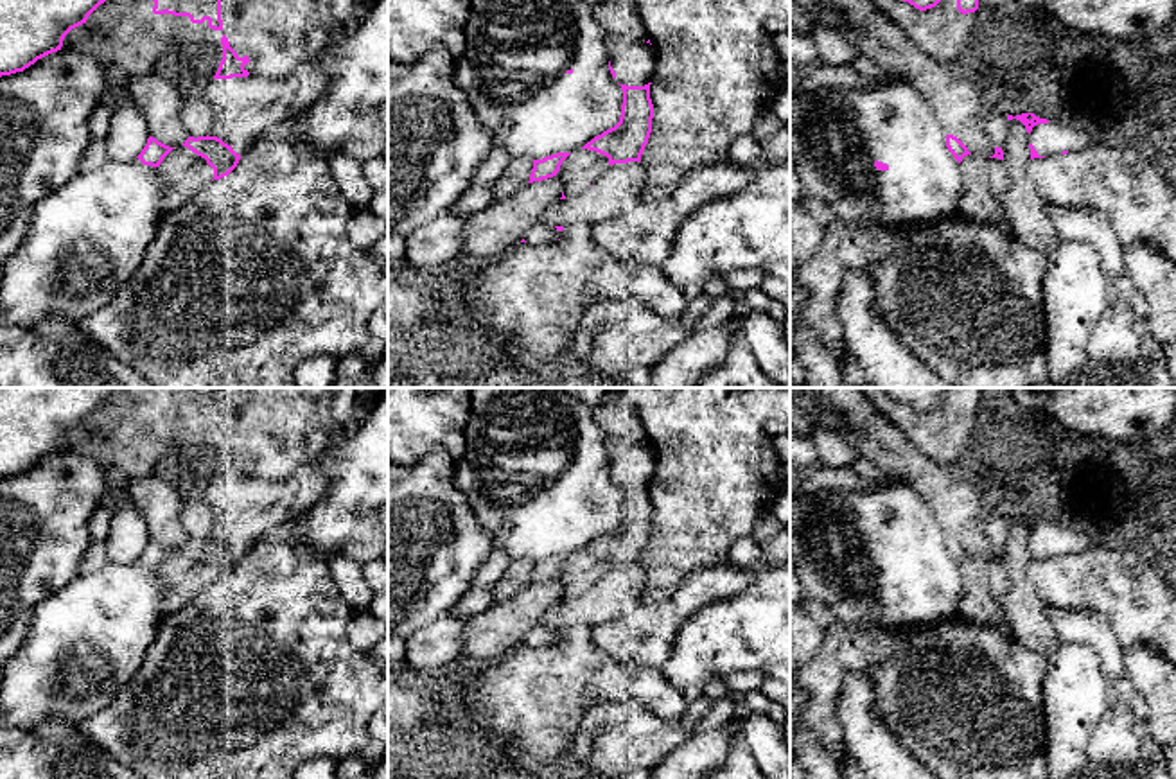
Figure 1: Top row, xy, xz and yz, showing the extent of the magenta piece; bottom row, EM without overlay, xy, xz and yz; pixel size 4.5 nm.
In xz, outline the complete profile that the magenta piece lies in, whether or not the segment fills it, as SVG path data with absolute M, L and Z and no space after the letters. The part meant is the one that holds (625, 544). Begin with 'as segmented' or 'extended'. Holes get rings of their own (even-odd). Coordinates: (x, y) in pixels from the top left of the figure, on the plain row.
as segmented; M652 485L645 488L619 486L623 492L619 524L594 538L582 551L607 558L609 567L641 564L641 556L652 535L654 521L650 486Z

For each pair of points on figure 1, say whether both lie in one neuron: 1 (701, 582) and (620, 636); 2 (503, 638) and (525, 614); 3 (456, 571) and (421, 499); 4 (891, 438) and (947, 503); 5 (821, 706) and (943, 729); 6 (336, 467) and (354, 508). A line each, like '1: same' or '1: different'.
1: same
2: same
3: same
4: same
5: same
6: same

